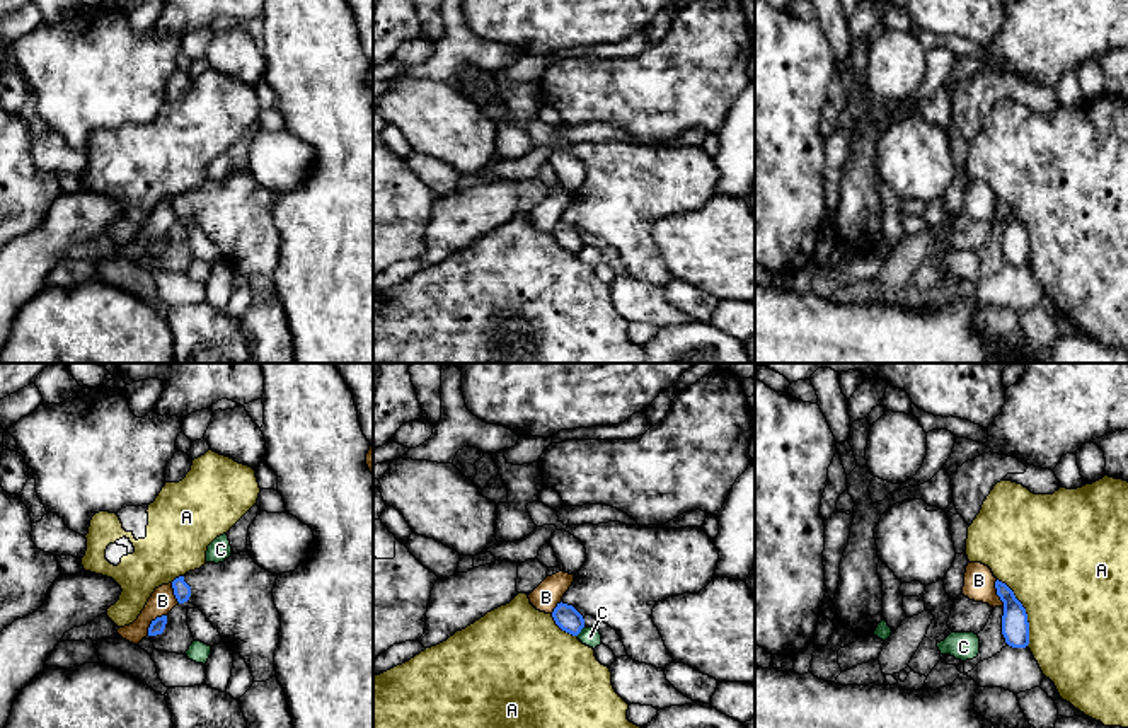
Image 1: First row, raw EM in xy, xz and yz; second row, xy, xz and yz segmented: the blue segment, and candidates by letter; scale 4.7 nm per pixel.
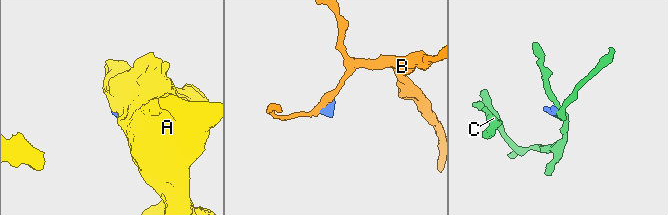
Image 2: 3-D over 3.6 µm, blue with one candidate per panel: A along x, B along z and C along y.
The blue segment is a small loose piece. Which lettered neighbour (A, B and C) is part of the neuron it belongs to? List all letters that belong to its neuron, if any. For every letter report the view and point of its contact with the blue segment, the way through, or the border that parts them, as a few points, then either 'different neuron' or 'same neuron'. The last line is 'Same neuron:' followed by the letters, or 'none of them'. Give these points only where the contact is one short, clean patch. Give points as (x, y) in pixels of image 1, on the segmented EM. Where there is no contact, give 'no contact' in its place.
A: meets blue in yz at (1024, 611); border along yz (997, 578), (1024, 609), (1028, 645); different neuron
B: meets blue in xy at (152, 623); border along xy (166, 614), (150, 624), (147, 635); different neuron
C: meets blue in xz at (580, 631); border along xz (585, 626), (576, 635); different neuron
Same neuron: none of them

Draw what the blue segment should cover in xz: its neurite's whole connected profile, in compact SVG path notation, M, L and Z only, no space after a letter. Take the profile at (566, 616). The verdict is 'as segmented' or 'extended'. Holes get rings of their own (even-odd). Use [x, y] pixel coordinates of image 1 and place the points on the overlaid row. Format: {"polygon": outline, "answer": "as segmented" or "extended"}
{"polygon": "M620 522L571 525L566 532L583 542L586 561L552 612L555 624L578 636L584 627L583 617L593 615L617 631L634 662L656 668L673 663L653 622L653 609L668 597L699 593L716 578L719 551L714 540L700 527L649 529Z", "answer": "extended"}

